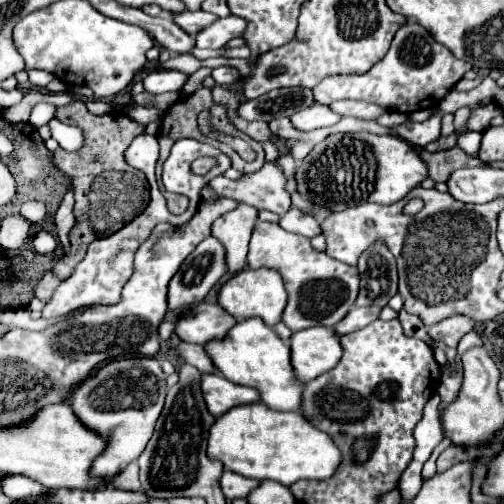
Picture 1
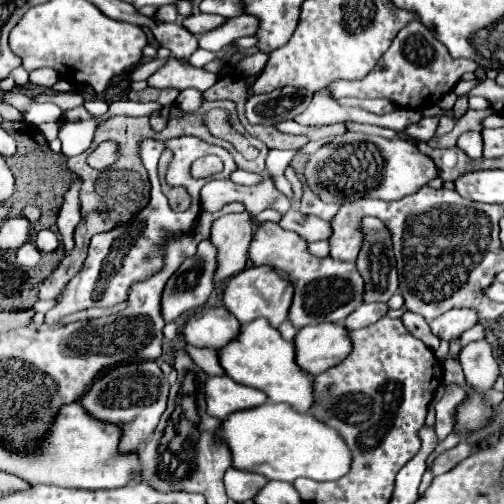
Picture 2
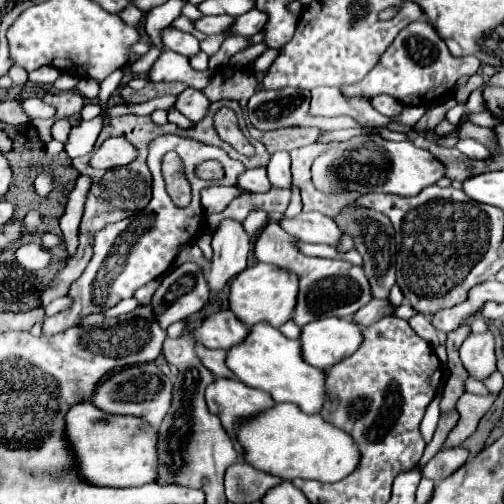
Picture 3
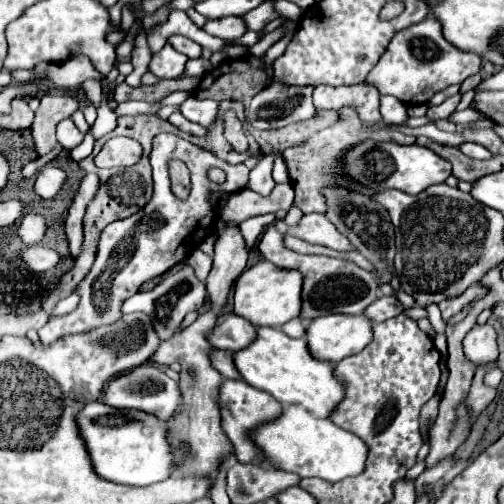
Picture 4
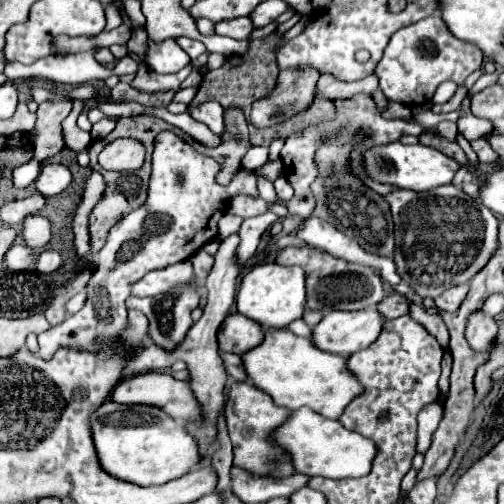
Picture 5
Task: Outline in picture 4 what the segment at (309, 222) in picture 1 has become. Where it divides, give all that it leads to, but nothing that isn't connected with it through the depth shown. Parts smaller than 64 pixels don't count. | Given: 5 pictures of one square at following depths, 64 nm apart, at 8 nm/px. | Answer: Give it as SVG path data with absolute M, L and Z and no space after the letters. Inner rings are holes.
M304 214L296 226L288 226L284 220L278 220L276 228L282 234L296 236L310 244L320 244L332 250L354 250L348 238L344 238L324 214Z

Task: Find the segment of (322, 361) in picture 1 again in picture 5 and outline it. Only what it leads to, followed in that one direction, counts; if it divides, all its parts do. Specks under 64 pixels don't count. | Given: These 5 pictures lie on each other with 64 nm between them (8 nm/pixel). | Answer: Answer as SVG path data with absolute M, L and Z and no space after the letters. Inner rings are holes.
M374 310L330 312L312 328L312 342L324 352L348 358L350 354L368 348L380 334L384 318Z

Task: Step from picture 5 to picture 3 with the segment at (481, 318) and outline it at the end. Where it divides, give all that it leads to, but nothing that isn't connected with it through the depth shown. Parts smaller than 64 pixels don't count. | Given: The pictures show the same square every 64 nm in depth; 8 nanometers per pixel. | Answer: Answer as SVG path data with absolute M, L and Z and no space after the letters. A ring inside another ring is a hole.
M490 332L470 334L460 348L462 364L470 378L484 382L492 372L496 372L494 338Z

